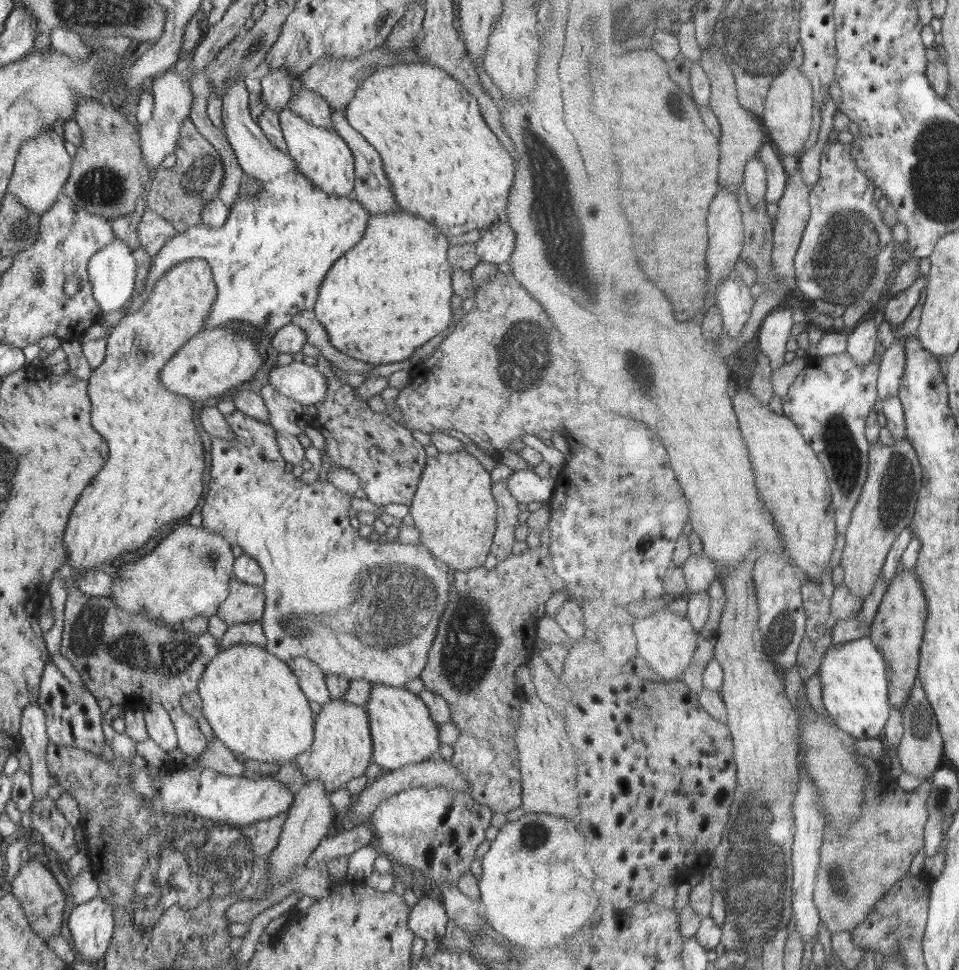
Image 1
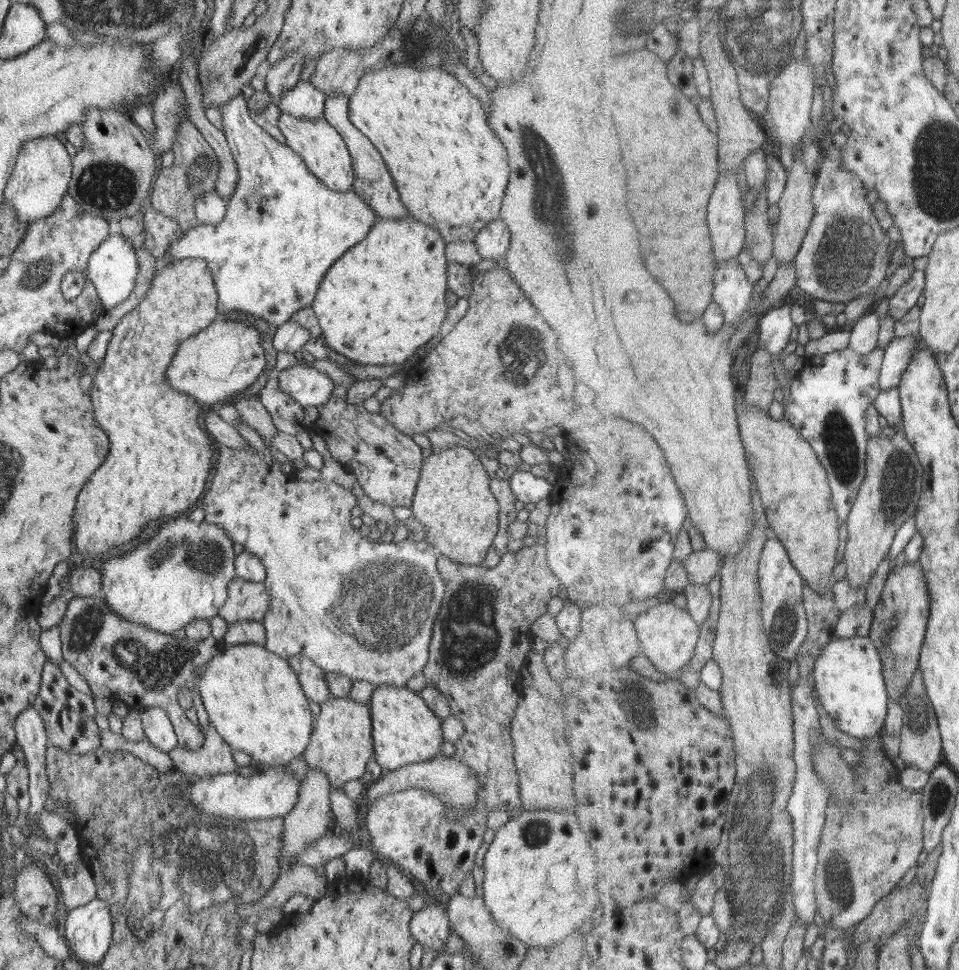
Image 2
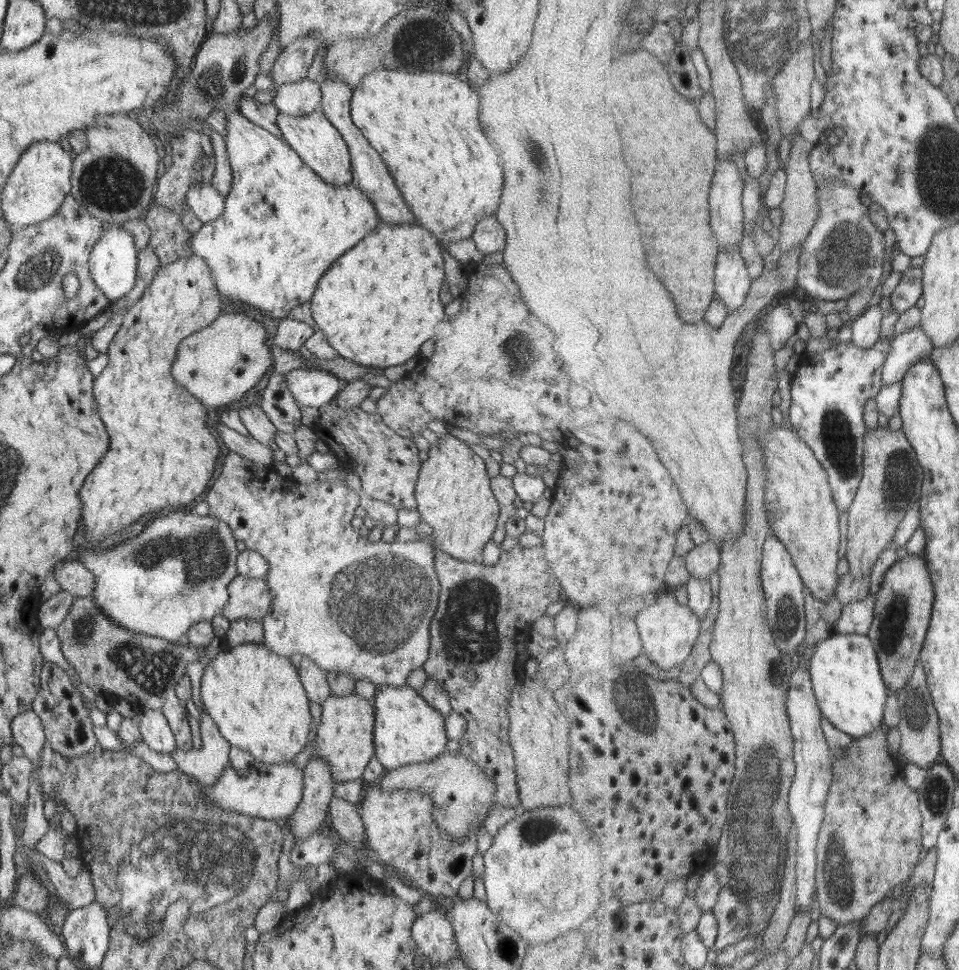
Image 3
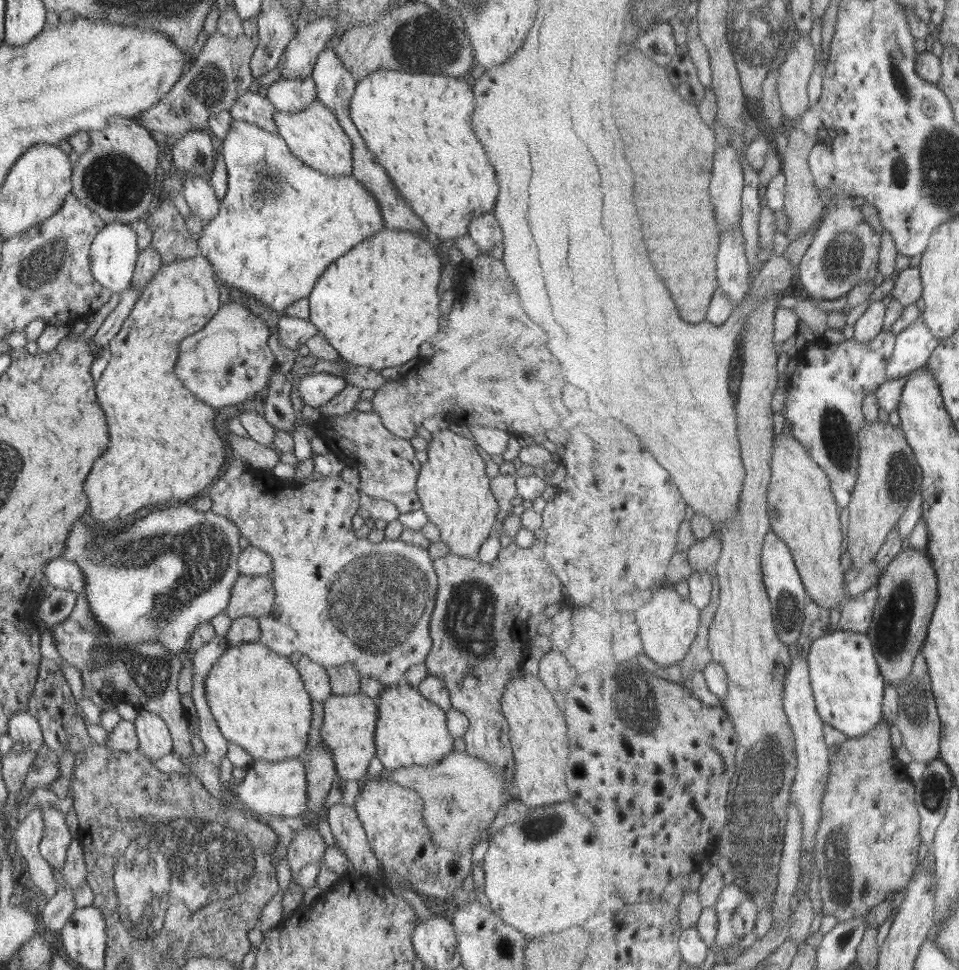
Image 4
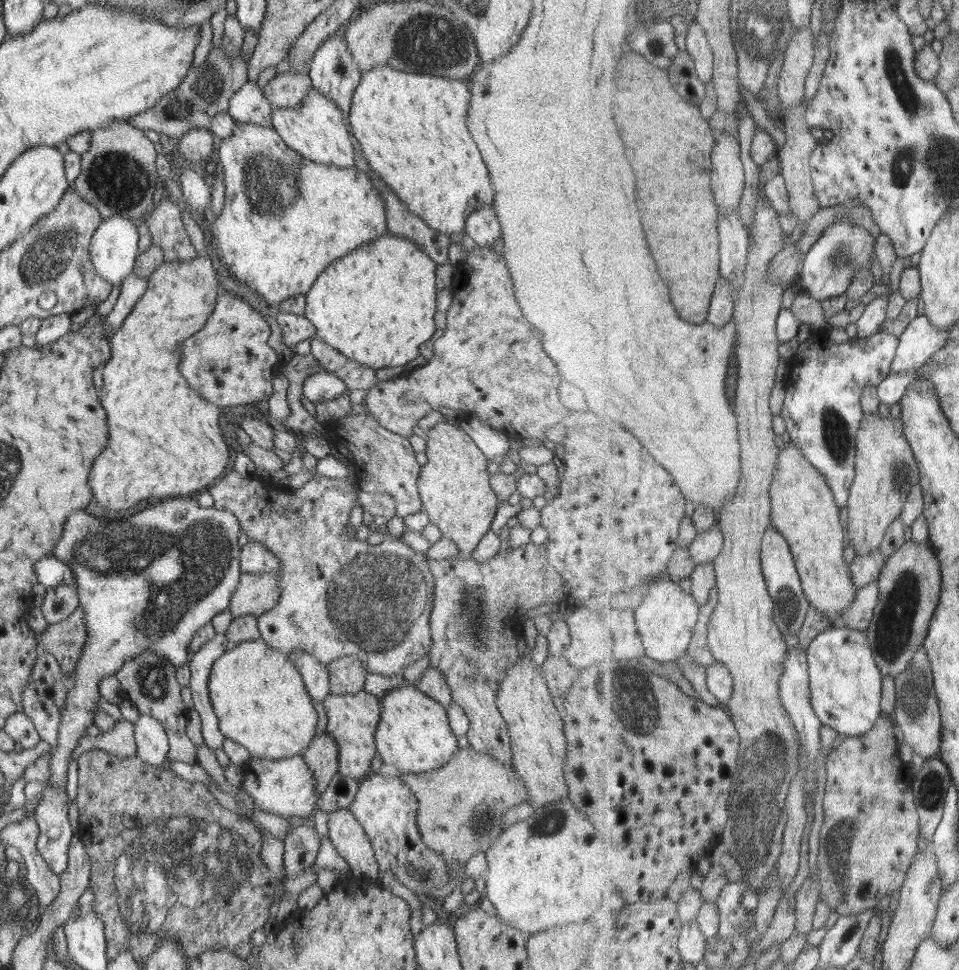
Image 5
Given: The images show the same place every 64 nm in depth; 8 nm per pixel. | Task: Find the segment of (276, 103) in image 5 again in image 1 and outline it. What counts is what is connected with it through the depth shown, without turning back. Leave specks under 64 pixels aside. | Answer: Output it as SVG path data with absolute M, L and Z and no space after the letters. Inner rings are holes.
M299 87L297 93L289 99L286 108L312 126L335 130L331 124L331 110L327 101L313 90Z

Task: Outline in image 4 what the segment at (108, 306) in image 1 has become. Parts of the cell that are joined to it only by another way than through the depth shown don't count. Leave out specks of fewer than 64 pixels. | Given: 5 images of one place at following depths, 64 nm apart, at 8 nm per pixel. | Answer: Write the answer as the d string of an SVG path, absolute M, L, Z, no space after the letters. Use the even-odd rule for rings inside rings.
M113 221L105 223L99 232L95 233L91 246L88 250L89 268L91 275L103 288L109 289L111 294L120 294L131 284L136 259L139 256L139 249L136 245L137 235L127 223Z

